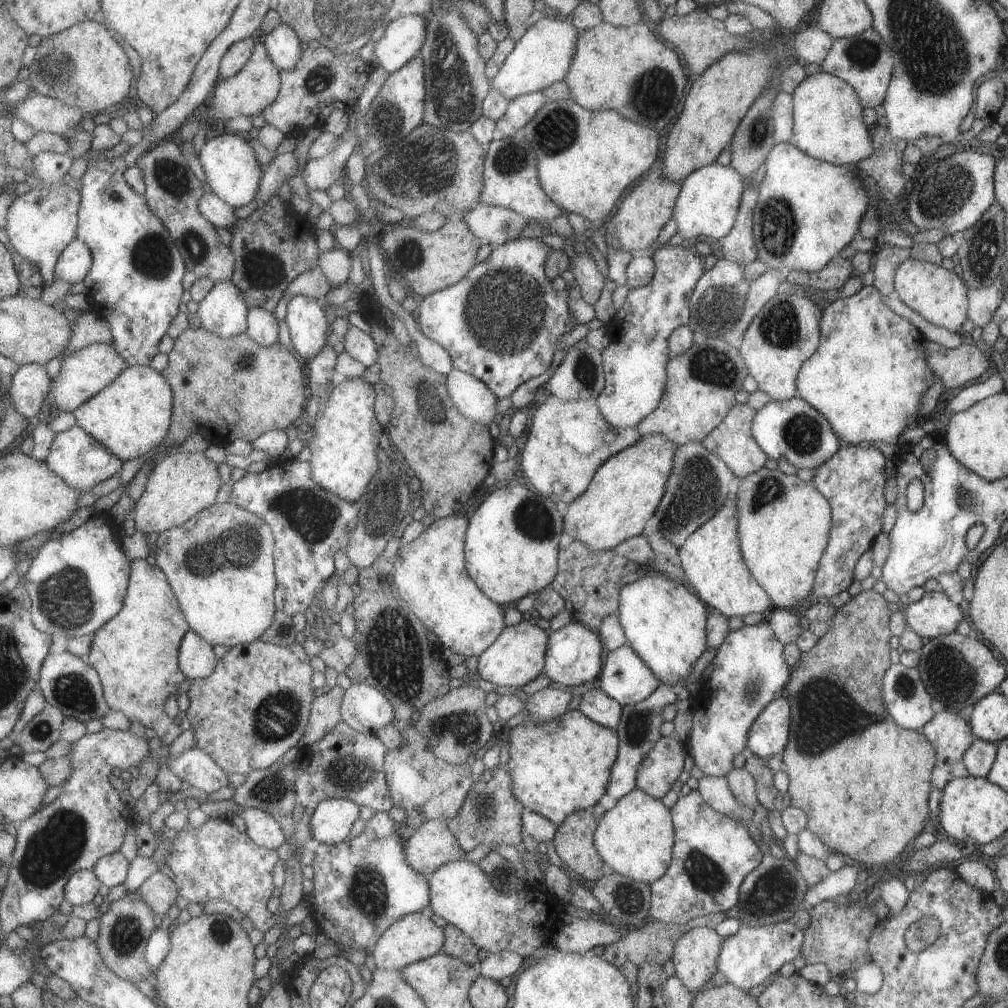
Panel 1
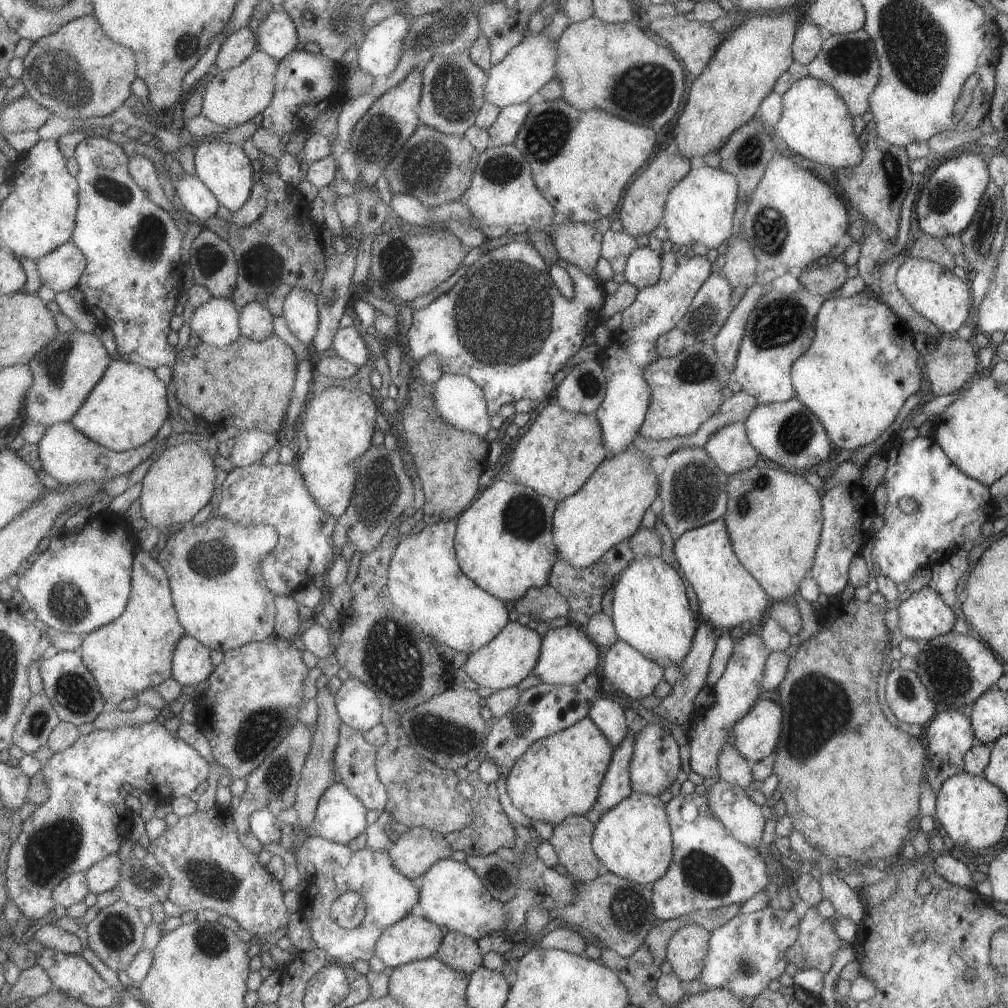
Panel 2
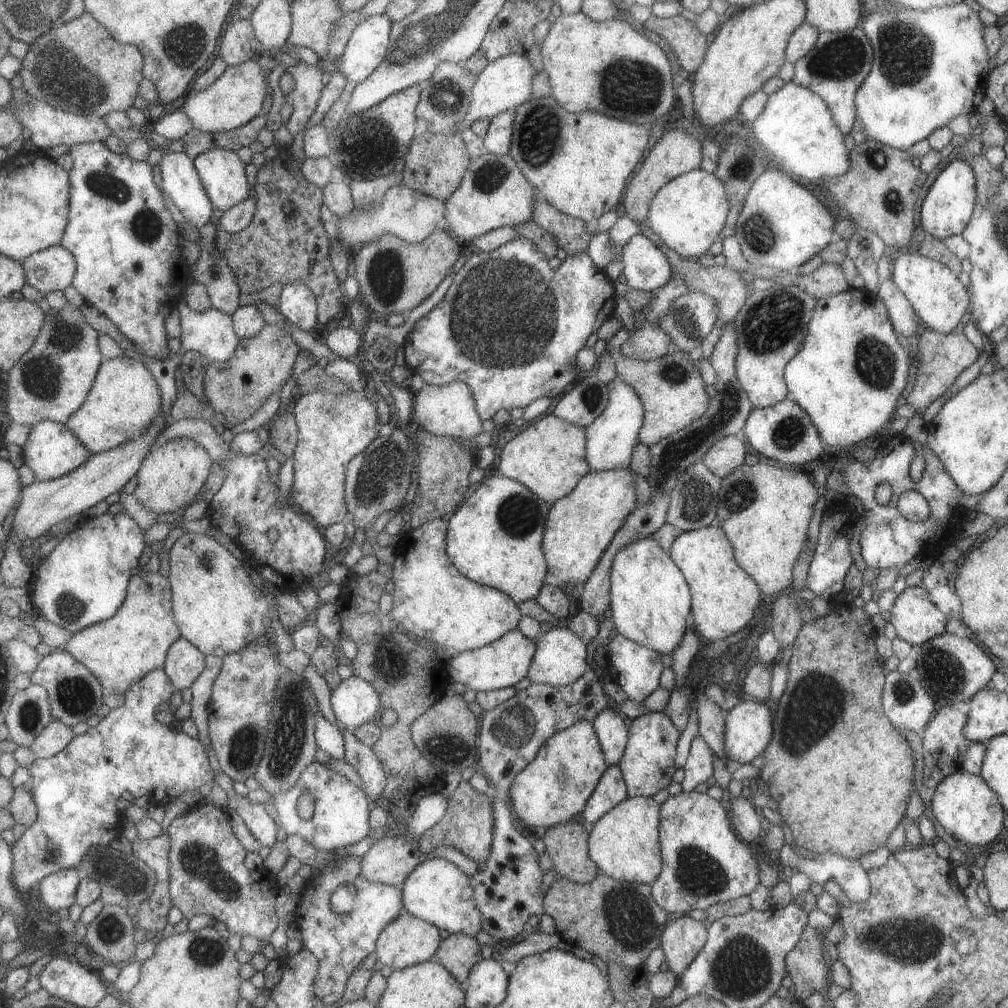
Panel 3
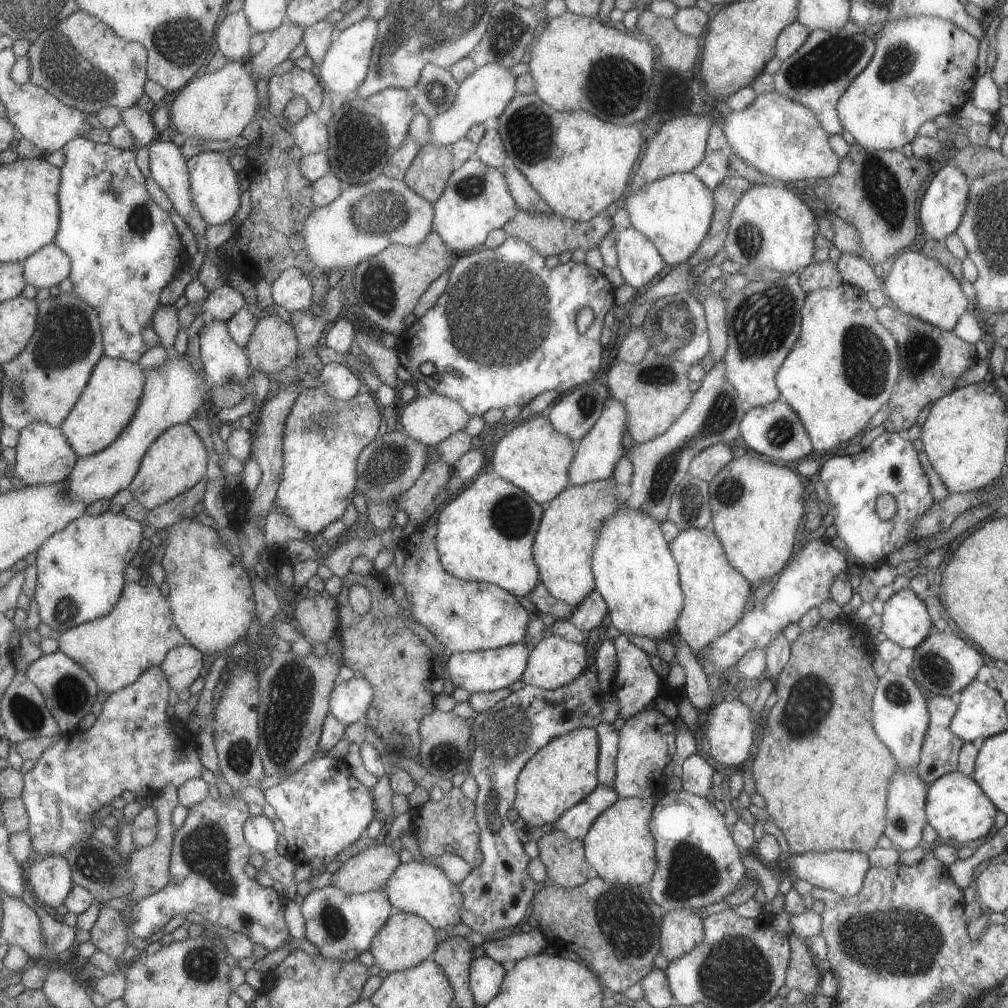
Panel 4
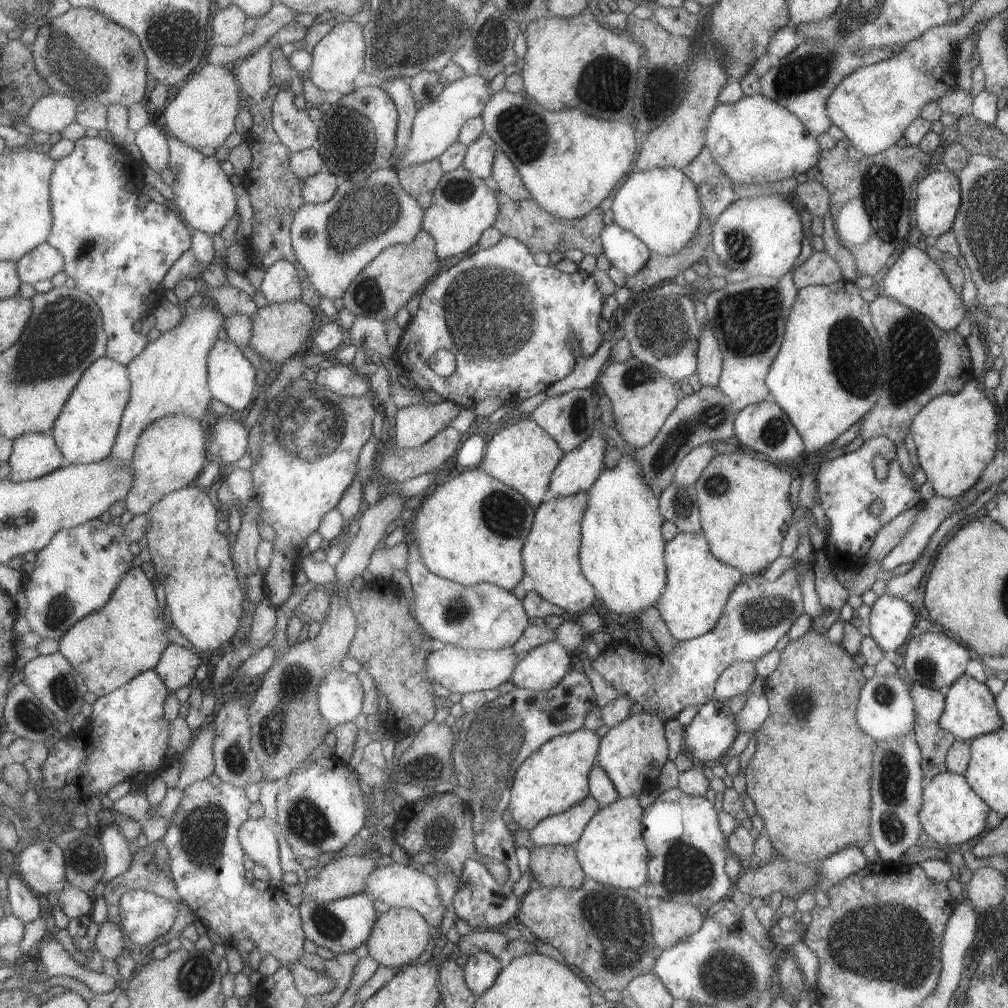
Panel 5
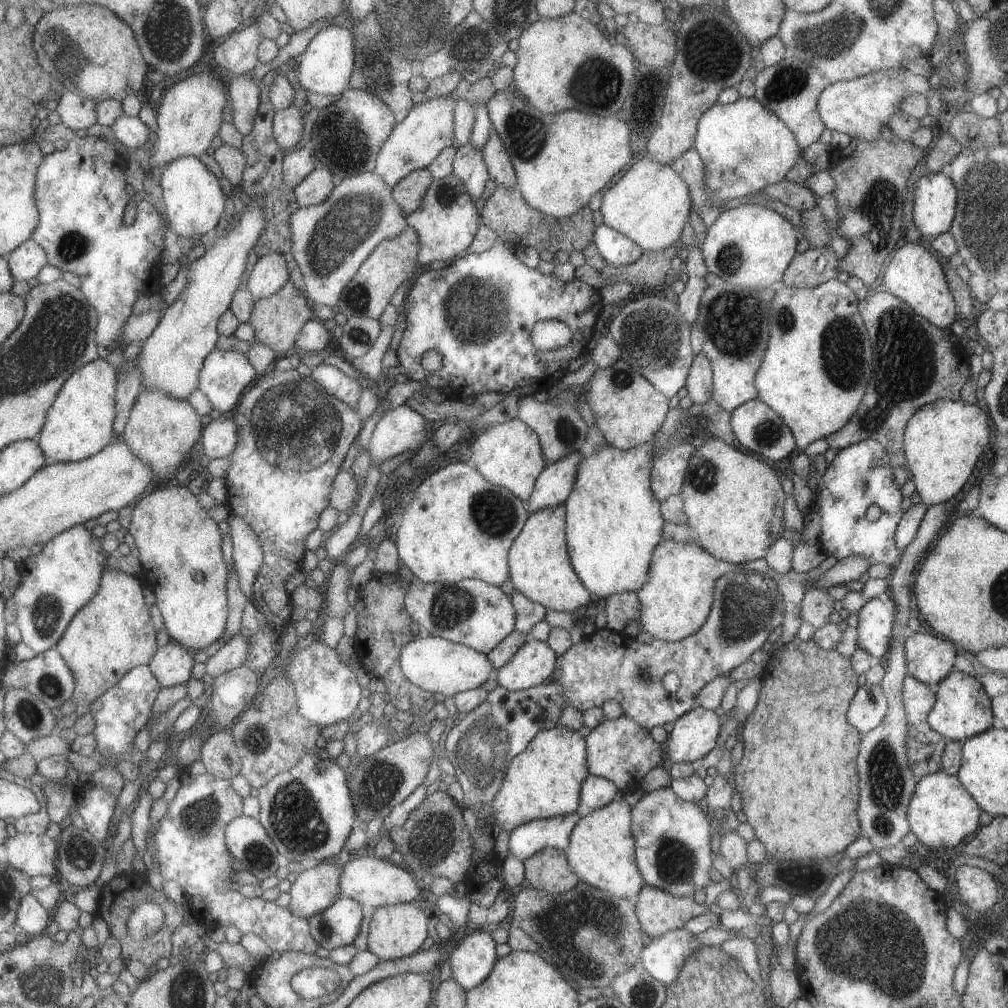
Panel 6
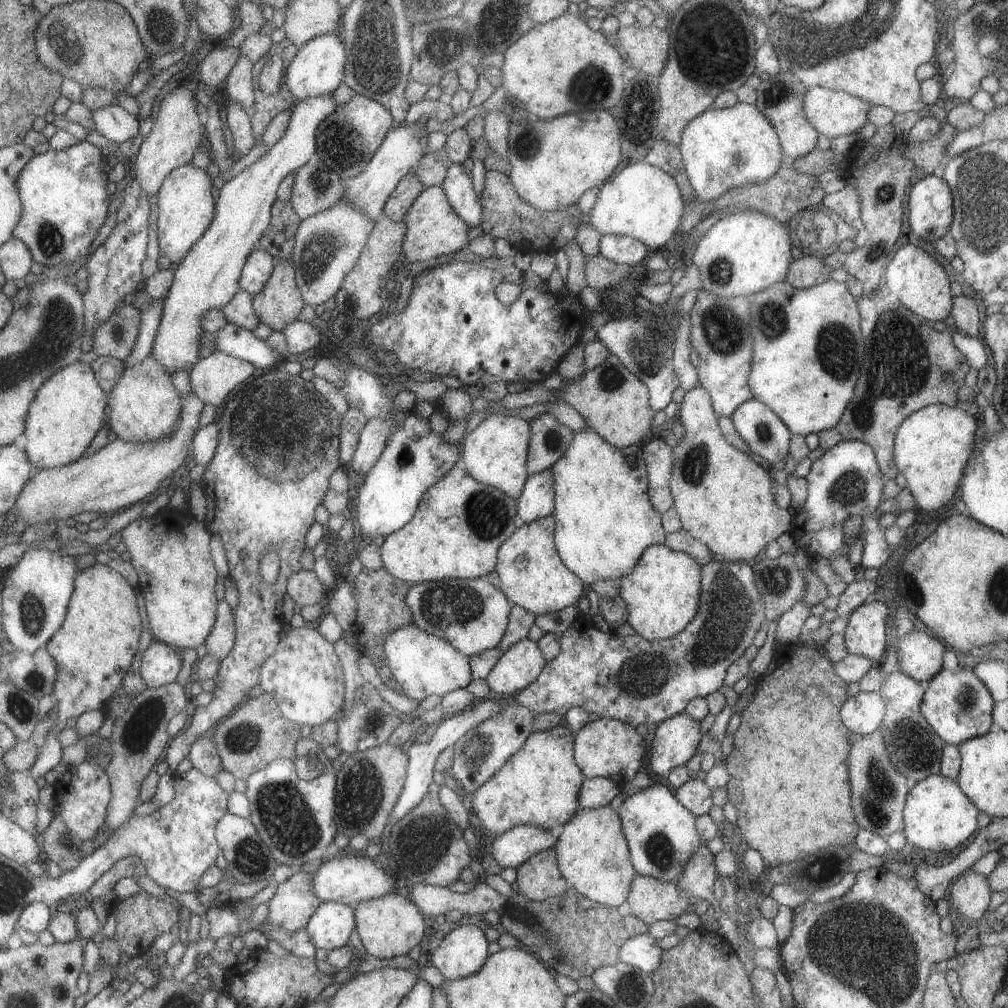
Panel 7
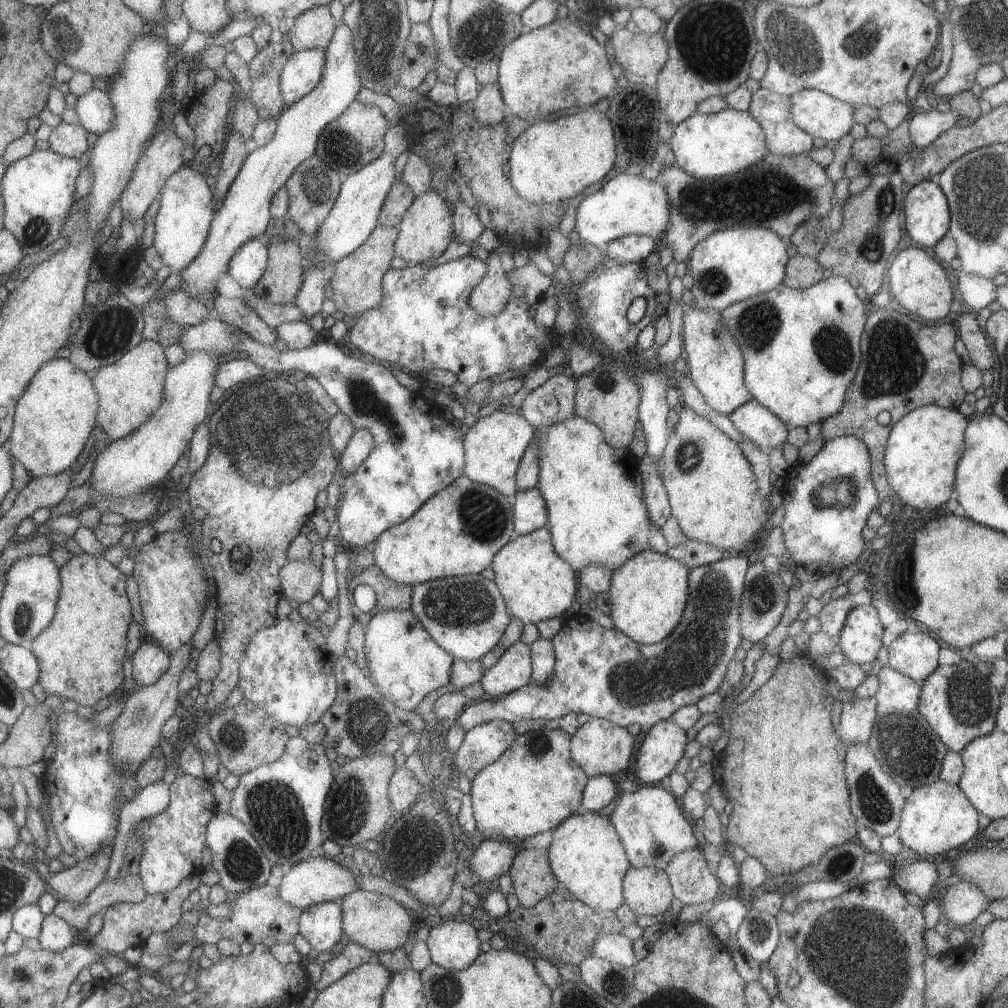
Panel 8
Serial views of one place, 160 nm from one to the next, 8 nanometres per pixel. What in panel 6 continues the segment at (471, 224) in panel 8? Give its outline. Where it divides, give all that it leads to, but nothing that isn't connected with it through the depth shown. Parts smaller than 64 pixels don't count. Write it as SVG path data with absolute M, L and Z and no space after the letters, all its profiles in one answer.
M467 143L456 148L452 162L452 174L465 186L475 202L483 190L488 172L482 157L482 150Z

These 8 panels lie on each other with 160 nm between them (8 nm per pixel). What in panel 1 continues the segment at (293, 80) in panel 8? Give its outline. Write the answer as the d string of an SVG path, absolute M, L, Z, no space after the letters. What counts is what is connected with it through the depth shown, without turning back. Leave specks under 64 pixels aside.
M405 15L392 20L381 38L375 42L373 53L373 65L381 66L388 76L401 68L408 60L419 55L420 48L426 37L426 16L422 15Z

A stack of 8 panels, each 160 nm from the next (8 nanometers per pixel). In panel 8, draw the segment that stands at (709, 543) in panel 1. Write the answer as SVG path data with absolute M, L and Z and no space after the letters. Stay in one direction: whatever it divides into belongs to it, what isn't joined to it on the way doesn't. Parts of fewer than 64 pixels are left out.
M641 551L612 572L609 600L613 628L636 643L650 645L663 640L677 626L688 599L690 569L665 553Z

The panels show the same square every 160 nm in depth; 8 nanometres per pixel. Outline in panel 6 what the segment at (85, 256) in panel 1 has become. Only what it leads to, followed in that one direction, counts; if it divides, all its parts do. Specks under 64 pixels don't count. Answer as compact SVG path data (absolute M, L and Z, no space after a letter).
M31 239L23 243L9 256L10 268L16 280L29 282L37 278L39 272L50 264L48 252L37 241Z

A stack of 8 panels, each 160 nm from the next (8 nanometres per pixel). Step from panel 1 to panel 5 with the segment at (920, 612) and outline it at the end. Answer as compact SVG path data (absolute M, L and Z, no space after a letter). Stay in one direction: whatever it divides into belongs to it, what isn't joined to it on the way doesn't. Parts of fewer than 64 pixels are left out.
M882 594L870 608L867 618L869 636L884 653L895 651L915 632L915 624L920 616L913 606L903 599Z

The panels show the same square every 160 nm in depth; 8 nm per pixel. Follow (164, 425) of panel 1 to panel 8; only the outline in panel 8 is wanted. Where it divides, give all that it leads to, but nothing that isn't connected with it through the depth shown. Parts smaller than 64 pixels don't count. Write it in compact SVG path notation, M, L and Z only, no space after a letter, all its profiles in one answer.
M53 359L37 372L32 383L16 408L15 428L7 444L11 454L25 466L33 477L53 476L73 466L83 454L93 426L100 411L100 394L96 389L92 374L79 368L71 359Z

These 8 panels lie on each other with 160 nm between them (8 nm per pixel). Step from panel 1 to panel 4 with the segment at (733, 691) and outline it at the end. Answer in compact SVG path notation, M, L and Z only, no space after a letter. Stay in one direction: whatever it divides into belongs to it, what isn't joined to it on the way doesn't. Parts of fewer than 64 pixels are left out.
M700 750L679 762L682 768L682 789L700 797L705 797L707 793L711 794L709 786L716 767L705 754Z

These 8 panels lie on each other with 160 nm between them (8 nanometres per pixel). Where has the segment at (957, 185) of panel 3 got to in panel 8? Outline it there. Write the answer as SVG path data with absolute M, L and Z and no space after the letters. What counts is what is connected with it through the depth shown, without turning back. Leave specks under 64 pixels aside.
M923 180L913 184L904 198L902 211L910 239L921 248L933 246L948 231L948 202L935 182Z

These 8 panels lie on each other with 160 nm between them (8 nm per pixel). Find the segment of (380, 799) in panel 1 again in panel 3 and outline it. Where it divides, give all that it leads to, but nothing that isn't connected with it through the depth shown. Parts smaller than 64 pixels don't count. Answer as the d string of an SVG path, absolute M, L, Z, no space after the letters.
M341 729L344 740L344 751L342 759L354 768L354 771L362 780L361 788L364 788L365 796L371 800L377 800L385 788L385 773L381 763L377 760L376 753L363 744L356 736L353 736L351 729Z

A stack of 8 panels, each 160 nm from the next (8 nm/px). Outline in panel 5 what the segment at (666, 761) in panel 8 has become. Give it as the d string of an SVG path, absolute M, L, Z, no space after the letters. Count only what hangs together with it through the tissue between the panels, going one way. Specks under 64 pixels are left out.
M707 701L683 728L682 748L698 764L718 763L733 744L738 730L725 702Z

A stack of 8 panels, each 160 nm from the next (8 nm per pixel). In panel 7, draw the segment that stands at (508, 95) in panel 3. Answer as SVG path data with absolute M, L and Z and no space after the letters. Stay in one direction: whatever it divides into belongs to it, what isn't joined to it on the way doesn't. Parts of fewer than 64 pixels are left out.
M416 122L404 126L393 125L387 131L381 144L376 148L376 152L368 166L359 175L345 180L343 194L354 207L363 211L370 219L375 221L379 218L384 202L389 194L393 192L399 180L407 173L412 172L418 160L426 154L427 135L423 126Z

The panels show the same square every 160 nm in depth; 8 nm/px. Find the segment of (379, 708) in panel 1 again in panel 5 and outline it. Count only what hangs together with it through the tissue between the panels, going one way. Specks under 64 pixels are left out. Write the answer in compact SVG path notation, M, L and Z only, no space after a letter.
M342 669L328 673L318 687L318 710L330 726L348 723L361 710L361 684Z

